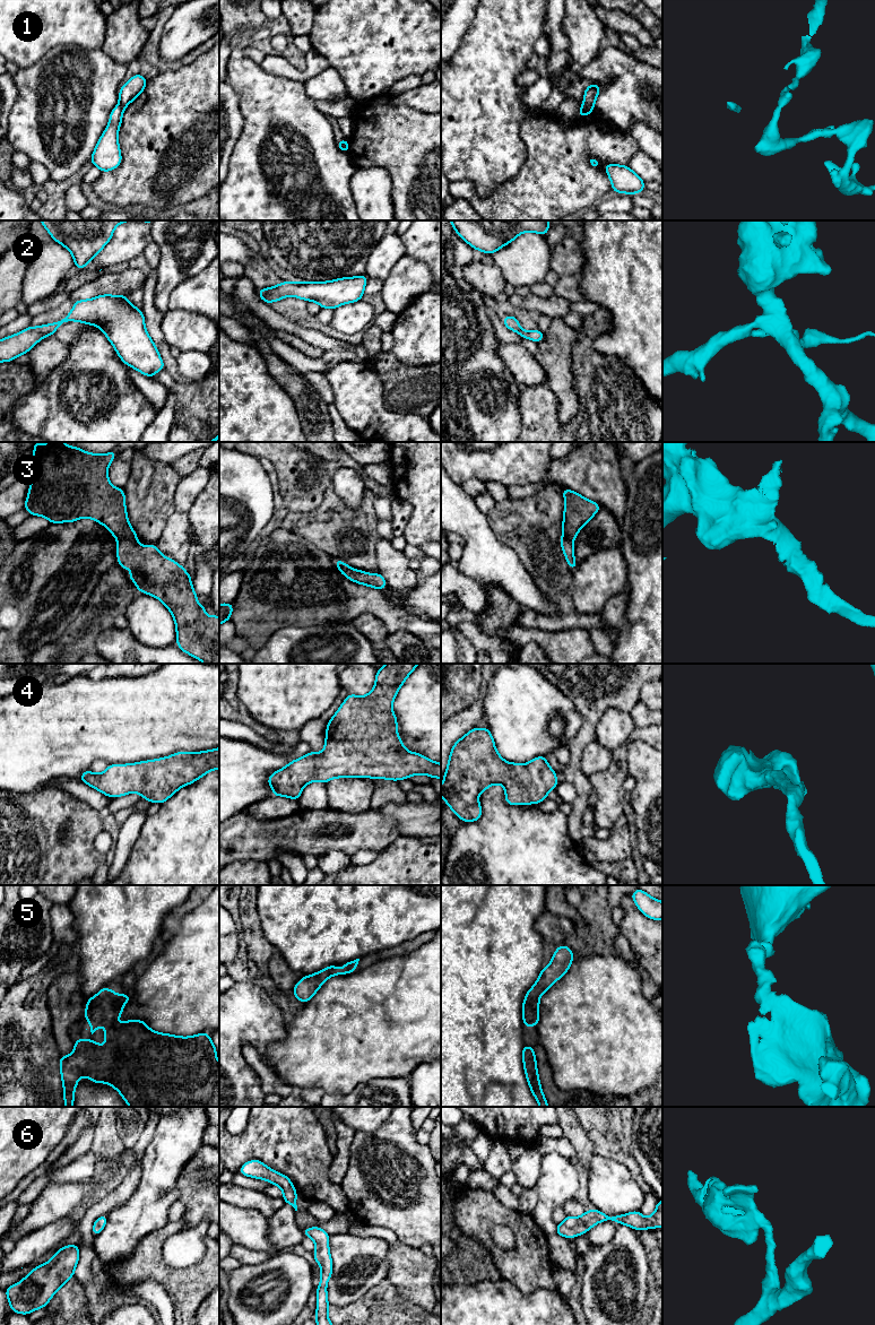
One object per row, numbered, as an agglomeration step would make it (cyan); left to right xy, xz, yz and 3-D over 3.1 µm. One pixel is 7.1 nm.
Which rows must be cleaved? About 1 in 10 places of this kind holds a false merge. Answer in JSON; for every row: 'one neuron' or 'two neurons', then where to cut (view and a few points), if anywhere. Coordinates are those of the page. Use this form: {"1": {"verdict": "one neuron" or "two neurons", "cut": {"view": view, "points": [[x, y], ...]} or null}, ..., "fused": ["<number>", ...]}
{"1": {"verdict": "two neurons", "cut": {"view": "yz", "points": [[583, 104], [592, 107]]}}, "2": {"verdict": "one neuron", "cut": null}, "3": {"verdict": "one neuron", "cut": null}, "4": {"verdict": "one neuron", "cut": null}, "5": {"verdict": "one neuron", "cut": null}, "6": {"verdict": "one neuron", "cut": null}, "fused": ["1"]}

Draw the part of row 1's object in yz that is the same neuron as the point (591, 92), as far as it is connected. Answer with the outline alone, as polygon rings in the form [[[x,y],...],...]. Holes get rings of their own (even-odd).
[[[596,84],[589,85],[584,89],[583,105],[588,105],[588,106],[594,107],[599,92],[600,92],[599,85],[596,85]]]

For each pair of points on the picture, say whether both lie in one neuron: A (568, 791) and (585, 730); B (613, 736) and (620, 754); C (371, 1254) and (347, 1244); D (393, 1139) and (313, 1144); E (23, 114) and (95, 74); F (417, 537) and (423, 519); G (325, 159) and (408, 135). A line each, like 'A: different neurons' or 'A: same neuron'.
A: different neurons
B: different neurons
C: same neuron
D: different neurons
E: same neuron
F: same neuron
G: different neurons

